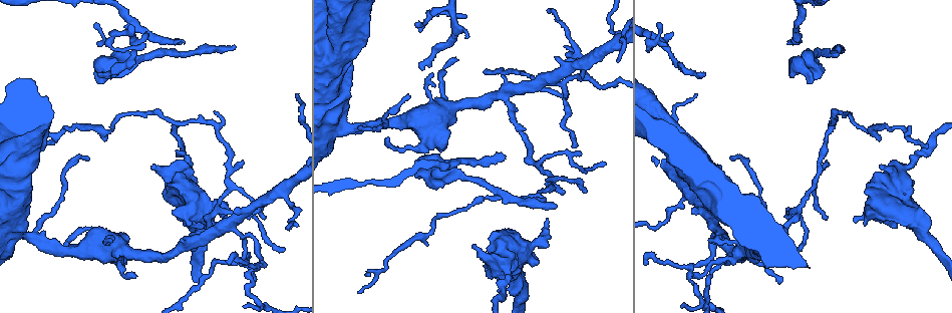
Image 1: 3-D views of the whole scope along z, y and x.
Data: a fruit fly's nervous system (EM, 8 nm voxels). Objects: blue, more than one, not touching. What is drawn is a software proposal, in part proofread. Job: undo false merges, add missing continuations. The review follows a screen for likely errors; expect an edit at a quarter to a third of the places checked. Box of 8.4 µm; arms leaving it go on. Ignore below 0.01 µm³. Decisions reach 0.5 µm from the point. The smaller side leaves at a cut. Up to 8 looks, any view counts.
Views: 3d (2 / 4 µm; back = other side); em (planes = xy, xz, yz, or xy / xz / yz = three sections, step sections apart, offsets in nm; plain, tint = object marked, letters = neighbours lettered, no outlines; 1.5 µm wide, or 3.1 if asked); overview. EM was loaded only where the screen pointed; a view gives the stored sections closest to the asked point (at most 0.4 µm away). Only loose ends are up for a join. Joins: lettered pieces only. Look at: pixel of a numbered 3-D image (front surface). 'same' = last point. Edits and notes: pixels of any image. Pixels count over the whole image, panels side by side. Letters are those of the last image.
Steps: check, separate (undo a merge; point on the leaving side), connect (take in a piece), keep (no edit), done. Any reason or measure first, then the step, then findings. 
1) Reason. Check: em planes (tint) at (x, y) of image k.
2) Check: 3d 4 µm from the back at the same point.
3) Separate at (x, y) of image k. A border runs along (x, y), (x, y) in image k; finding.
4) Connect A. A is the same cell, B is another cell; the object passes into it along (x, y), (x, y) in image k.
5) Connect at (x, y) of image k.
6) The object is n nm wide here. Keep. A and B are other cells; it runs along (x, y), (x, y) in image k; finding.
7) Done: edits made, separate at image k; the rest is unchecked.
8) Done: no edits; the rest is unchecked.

An open end. Check: 3d 2 µm at (258, 211) of image 1.

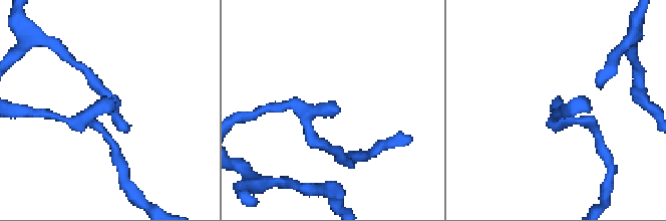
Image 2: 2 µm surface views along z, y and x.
Shape alone is not enough. Check: em xz step 8 (letters) at (111, 103) of image 2.

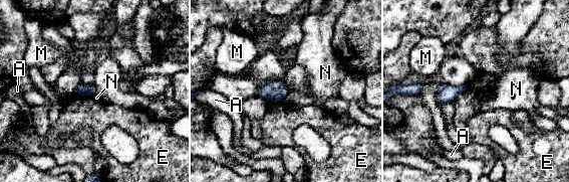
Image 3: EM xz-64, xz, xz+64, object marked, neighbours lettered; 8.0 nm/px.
Keep. A, E, M and N are other cells; a border runs along (290, 92), (280, 100) in image 3; none of them fits.

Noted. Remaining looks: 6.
Arms part here. Check: 3d 4 µm at (730, 248) of image 1.

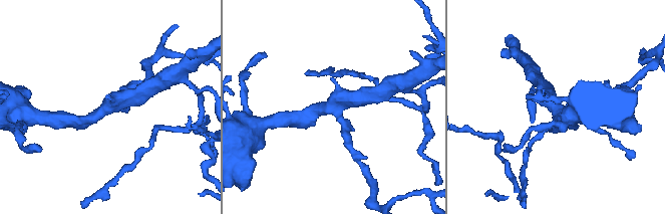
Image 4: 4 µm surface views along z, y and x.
Need the tissue. Check: em planes (letters) at (334, 106) of image 4.

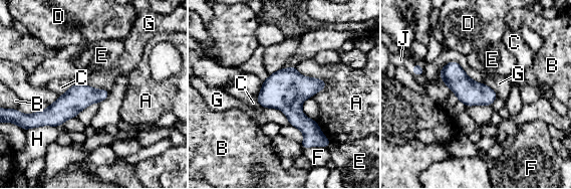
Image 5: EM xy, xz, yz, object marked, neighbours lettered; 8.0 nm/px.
Keep. A, B, C, D, E, F, G, H and J are other cells; it runs along (106, 92), (37, 116) in image 5; one cell here.

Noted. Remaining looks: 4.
An open end. Check: em yz step 4 (letters) at (548, 218) of image 1.

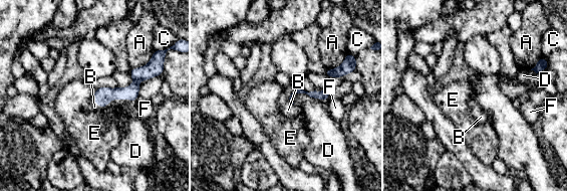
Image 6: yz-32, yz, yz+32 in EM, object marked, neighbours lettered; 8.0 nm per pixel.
Cut it another way. Check: em planes (letters) at the same point.

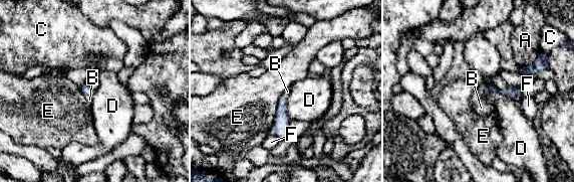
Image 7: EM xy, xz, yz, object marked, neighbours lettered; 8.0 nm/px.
Connect B. B is the same cell, A, C, D, E and F are other cells; the cell continues.

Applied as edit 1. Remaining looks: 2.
Done: edits made, connect at image 7; the rest is unchecked.

